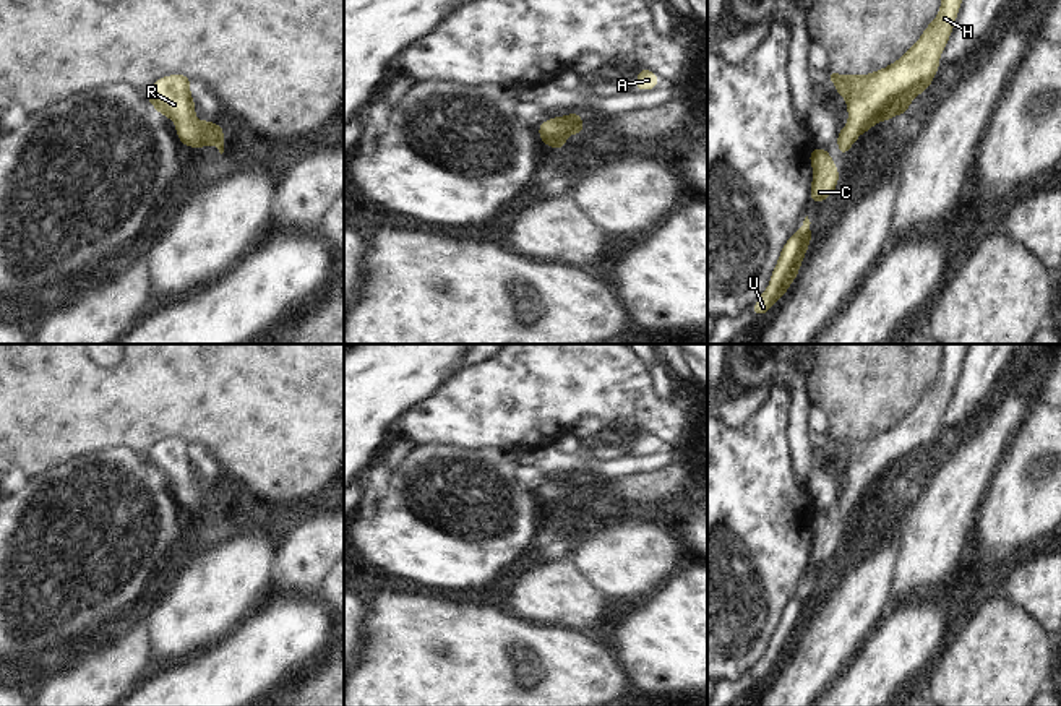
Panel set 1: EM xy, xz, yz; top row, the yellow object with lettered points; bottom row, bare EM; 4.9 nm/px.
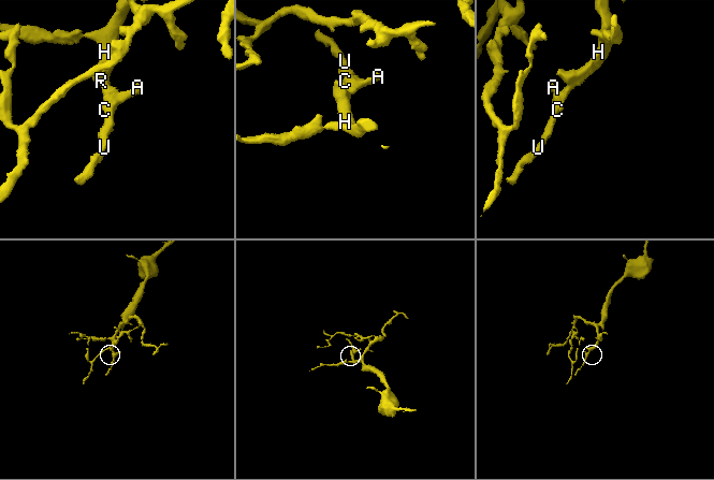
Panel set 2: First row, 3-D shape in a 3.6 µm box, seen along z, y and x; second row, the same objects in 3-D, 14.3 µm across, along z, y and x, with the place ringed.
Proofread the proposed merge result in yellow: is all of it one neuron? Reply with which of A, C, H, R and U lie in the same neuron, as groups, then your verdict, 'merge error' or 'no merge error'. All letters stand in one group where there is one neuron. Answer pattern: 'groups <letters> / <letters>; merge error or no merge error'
groups A C H R U; no merge error

